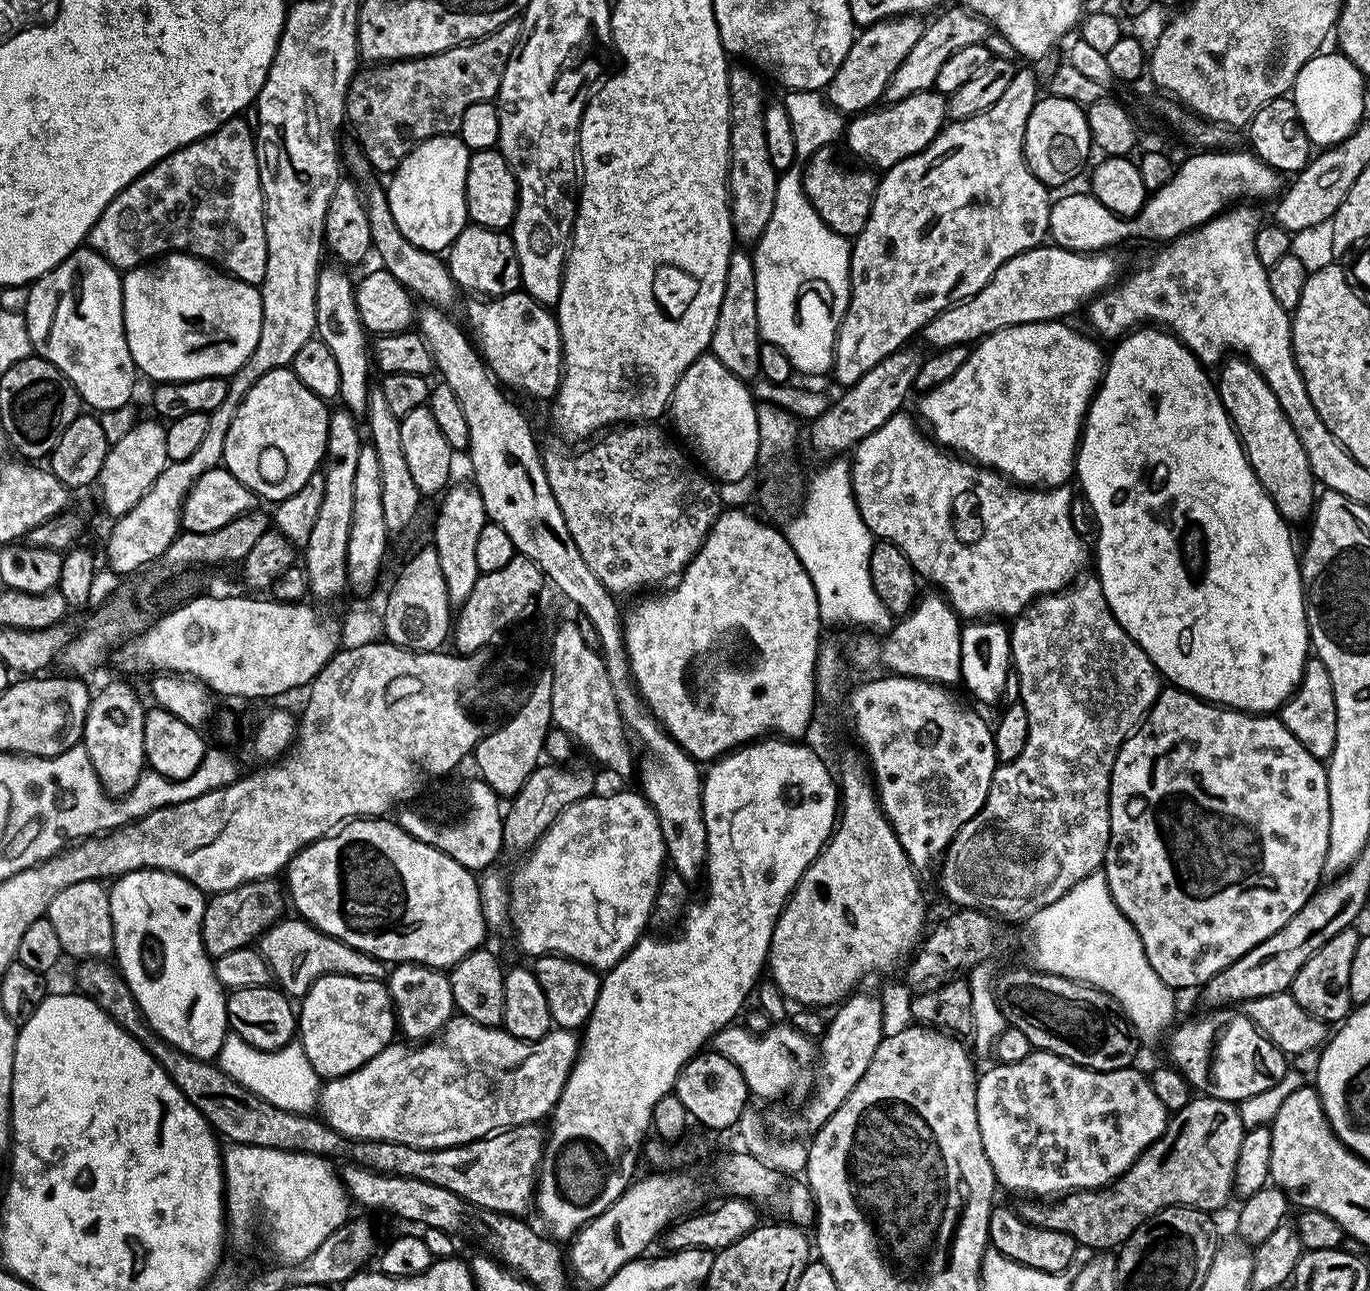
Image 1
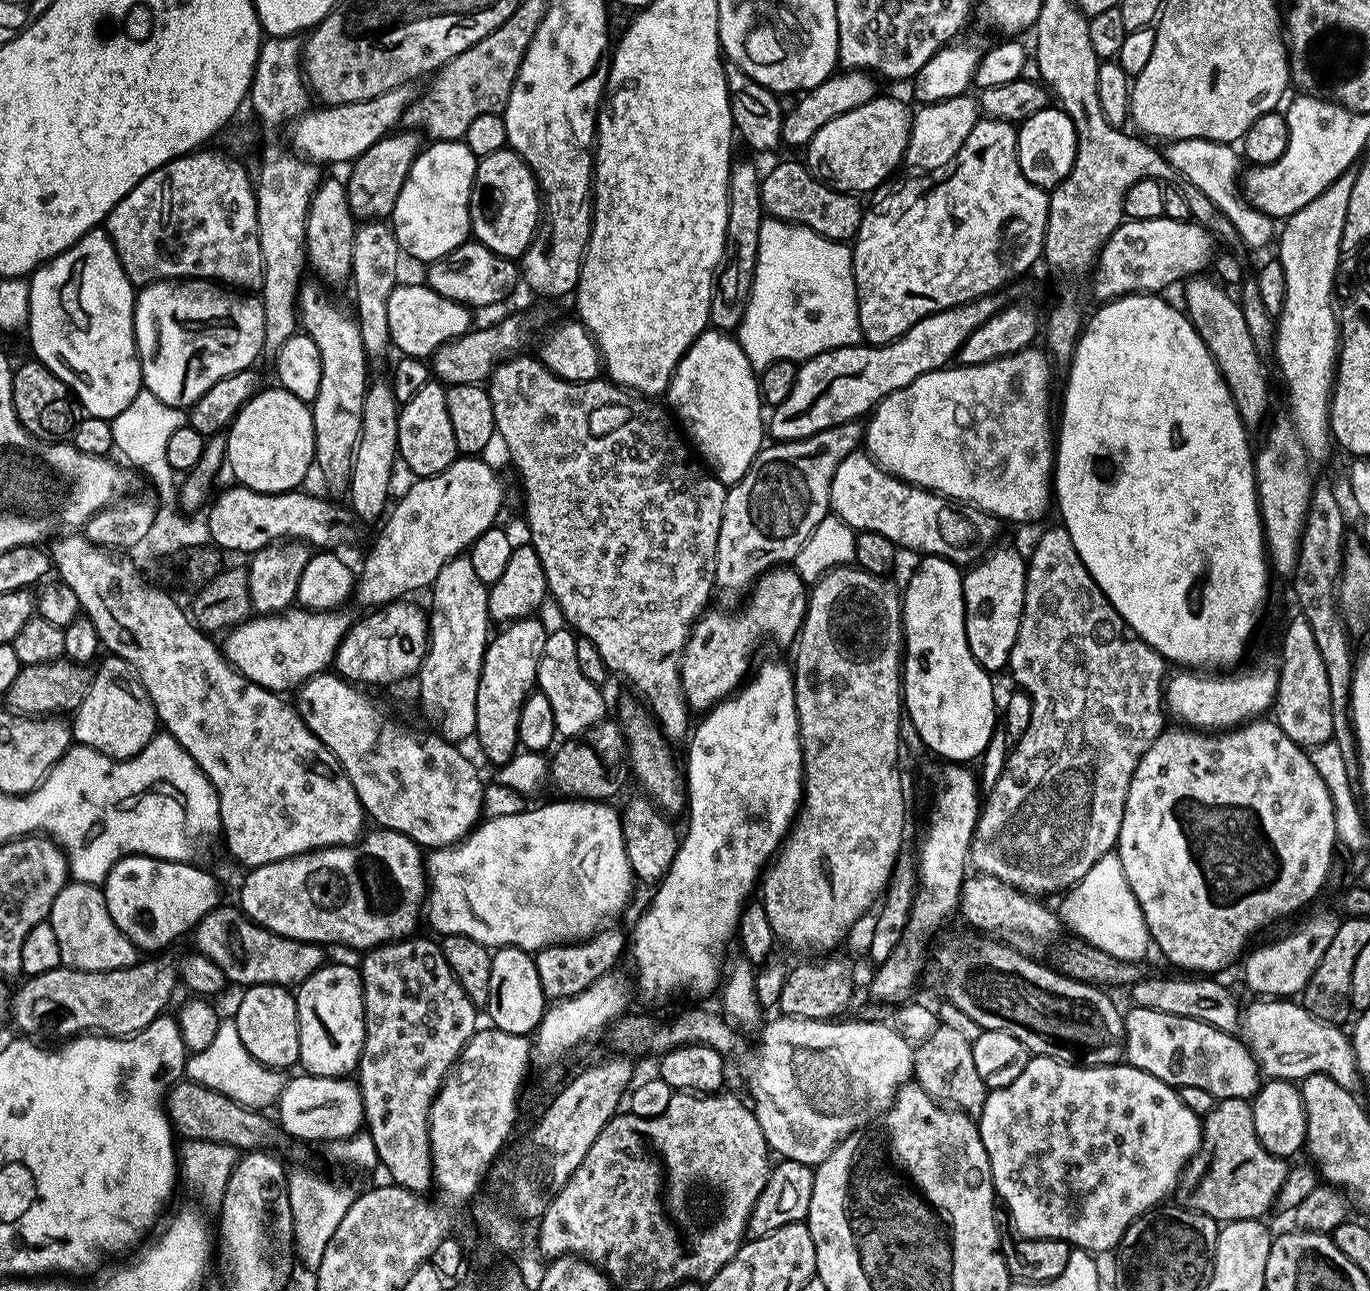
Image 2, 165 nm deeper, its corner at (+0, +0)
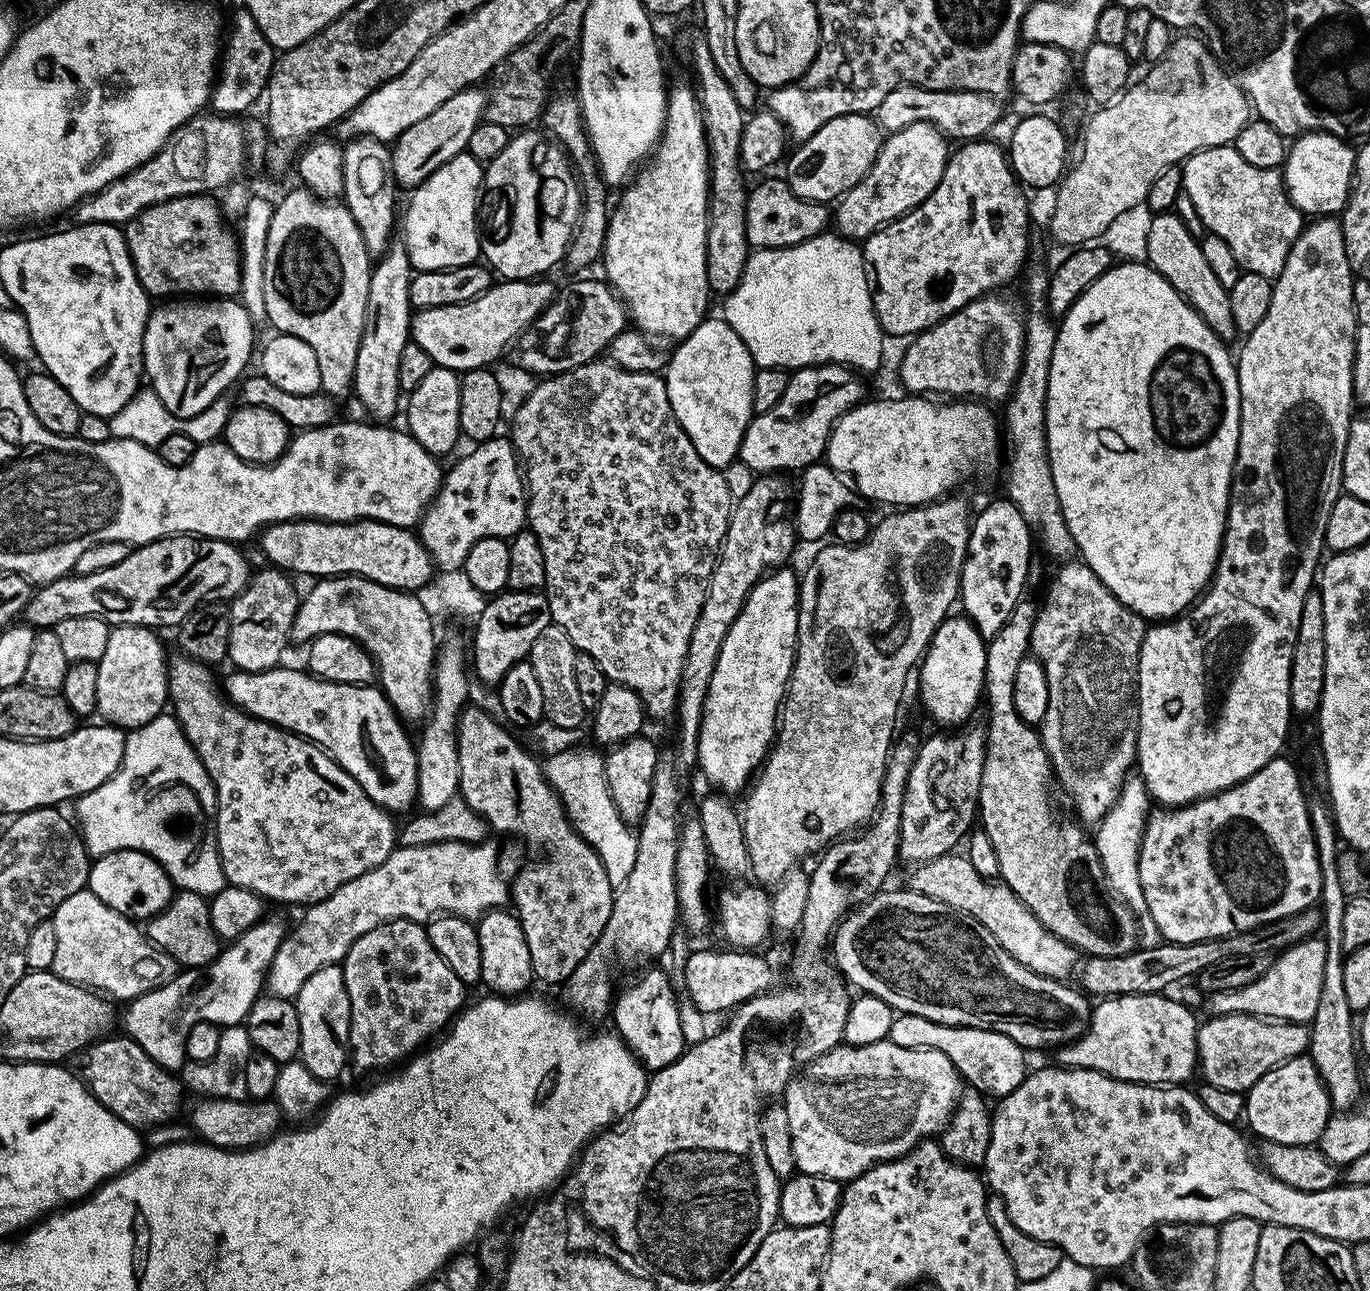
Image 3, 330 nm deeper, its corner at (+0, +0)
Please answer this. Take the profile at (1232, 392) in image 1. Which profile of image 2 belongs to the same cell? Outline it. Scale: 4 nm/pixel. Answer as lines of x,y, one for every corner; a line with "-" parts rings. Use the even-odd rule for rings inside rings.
1197,274
1183,281
1182,308
1196,333
1202,338
1206,350
1210,350
1230,390
1240,421
1249,429
1256,428
1263,422
1264,415
1268,412
1268,380
1264,377
1266,364
1254,350
1253,339
1250,338
1249,327
1246,326
1239,299
1233,293
1231,296
1228,293
1231,291
1223,283
1215,279
1207,280
1206,277
1207,275

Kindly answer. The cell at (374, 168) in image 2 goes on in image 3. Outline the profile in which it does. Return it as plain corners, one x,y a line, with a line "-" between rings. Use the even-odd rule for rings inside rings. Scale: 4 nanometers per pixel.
473,86
446,98
438,110
426,114
422,122
414,122
410,130
402,130
400,137
391,145
392,176
401,189
417,188
438,166
450,162
458,154
462,154
470,142
470,134
482,123
488,106
487,91
480,86

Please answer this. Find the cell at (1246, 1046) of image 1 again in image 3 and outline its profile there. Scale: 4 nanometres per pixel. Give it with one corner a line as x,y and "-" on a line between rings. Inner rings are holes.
1142,994
1141,996
1109,996
1093,1007
1092,1021
1084,1035
1070,1044
1057,1047
1055,1063
1061,1068
1085,1068
1106,1074
1115,1080
1131,1084
1157,1086
1184,1086
1198,1072
1196,1029
1198,1019
1184,1004
1171,1000
1168,994

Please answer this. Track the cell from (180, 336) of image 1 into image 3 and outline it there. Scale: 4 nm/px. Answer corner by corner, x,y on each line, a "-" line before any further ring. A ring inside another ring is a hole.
176,298
171,302
161,303
164,304
161,306
161,308
153,307
151,311
149,311
148,325
144,331
144,370
146,373
147,383
150,385
153,392
156,393
158,398
161,399
162,403
165,404
166,410
170,410
170,414
176,416
177,419
181,421
198,415
200,412
206,410
207,407
210,407
219,396
225,395
225,393
229,391
227,388
230,387
232,383
235,385
237,381
239,381
241,377
245,375
246,369
244,369
244,367
247,366
248,359
250,359
251,356
253,359
254,356
254,348
252,352
252,327
254,327
254,321
251,314
244,309
244,306
240,303
239,299
208,298
205,299
205,304
199,304
199,302
196,300
199,299

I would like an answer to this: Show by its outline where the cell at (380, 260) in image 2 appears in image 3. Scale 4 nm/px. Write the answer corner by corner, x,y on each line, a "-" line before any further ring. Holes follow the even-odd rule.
358,136
349,139
343,145
342,154
342,182
344,183
344,194
342,203
348,207
354,222
358,222
358,230
366,242
366,250
369,256
379,258
388,251
388,245
393,243
392,227
398,224
398,208
396,212
396,192
398,185
392,176
392,150
385,141
375,140
369,136

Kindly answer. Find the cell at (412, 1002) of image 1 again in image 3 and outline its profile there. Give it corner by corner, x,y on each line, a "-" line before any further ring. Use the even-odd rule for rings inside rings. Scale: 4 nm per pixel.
388,920
384,924
374,926
374,930
366,930
366,934
362,934
362,938
358,938
358,942
354,942
354,946
350,946
350,950
343,958
342,967
346,978
346,994
350,994
350,1018
352,1019
348,1035
350,1064
360,1072
376,1072
379,1068
388,1068
391,1064
399,1065
401,1062
407,1061
413,1054
419,1053
429,1041
439,1037
451,1025
453,1019
460,1015
466,1004
466,999
464,1000
465,984
455,976
454,970
450,970
450,966
446,966
446,962
442,962
442,958
438,958
438,950
434,950
434,946
430,946
427,927
414,920

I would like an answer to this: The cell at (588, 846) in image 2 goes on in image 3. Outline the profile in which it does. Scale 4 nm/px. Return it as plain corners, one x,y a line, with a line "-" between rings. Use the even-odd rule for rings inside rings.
442,841
438,844
397,846
386,858
386,862
382,862
382,866
374,866
374,870
366,874
358,874
358,878
338,886
338,890
334,890
334,894
330,894
325,900
305,907
304,917
293,928
291,925
270,962
266,977
267,995
292,1000
300,993
310,974
322,970
322,966
340,964
350,946
354,946
354,942
358,942
358,938
362,938
366,930
374,930
374,926
388,920
427,922
437,914
447,914
476,922
486,912
503,909
510,900
510,880
509,877
504,877
504,872
500,869
499,850
490,843

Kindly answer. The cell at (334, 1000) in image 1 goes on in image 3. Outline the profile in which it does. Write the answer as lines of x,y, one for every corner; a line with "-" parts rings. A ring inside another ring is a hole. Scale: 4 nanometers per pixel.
331,964
330,966
322,966
322,970
310,974
310,978
306,978
300,993
294,997
294,1003
298,1014
298,1030
300,1031
298,1059
301,1064
306,1066
306,1070
310,1070
310,1074
314,1074
319,1080
332,1082
332,1079
343,1070
344,1064
346,1068
350,1060
348,1035
352,1019
350,1018
350,994
346,994
346,978
343,967
340,964

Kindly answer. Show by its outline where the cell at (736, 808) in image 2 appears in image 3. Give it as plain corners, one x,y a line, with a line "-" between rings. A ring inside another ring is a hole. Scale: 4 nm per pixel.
781,566
769,571
757,584
752,587
738,618
734,618
734,626
730,626
730,634
722,642
722,654
718,654
718,666
714,666
714,678
710,678
710,690
706,694
704,703
704,713
700,723
700,733
696,739
696,758
699,771
704,771
704,776
713,784
713,789
719,790
724,794
732,792
743,793
749,787
750,781
757,775
758,769
768,759
769,751
776,739
778,731
778,717
782,707
782,701
788,690
788,679
792,676
792,667
796,661
796,631
798,630
798,614
800,609
800,590
798,587
797,573
791,572
791,567

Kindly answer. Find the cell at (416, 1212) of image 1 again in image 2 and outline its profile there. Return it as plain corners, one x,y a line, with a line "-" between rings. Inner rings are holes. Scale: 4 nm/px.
184,1078
171,1085
166,1093
166,1111
173,1129
182,1134
185,1141
202,1139
206,1142
225,1143
241,1153
257,1150
280,1150
290,1144
290,1137
284,1133
275,1119
272,1120
263,1111
247,1108
234,1102
218,1090
196,1084

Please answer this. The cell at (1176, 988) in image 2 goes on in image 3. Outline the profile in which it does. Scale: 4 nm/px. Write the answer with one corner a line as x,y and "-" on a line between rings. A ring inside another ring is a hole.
949,854
939,856
925,864
915,865
911,869
907,887
918,894
926,894
938,902
946,902
946,906
954,906
954,910
965,912
974,917
1022,966
1034,970
1039,976
1049,976
1052,980
1067,981
1068,975
1075,973
1078,968
1078,950
1073,944
1058,938
1042,922
1038,922
1036,915
1022,903
1002,882
995,879
987,880
970,861
964,856

